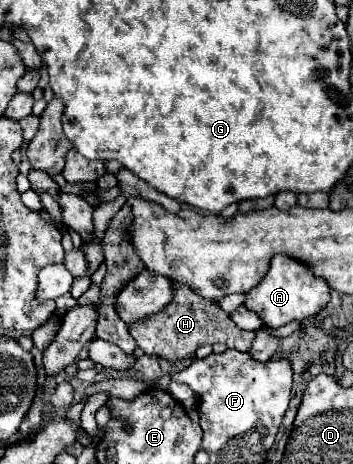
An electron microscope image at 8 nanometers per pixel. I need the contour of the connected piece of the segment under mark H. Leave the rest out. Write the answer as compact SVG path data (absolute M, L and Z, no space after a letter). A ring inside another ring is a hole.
M174 284L172 292L174 292L172 302L164 310L148 316L146 320L130 328L130 334L134 336L136 344L146 354L166 358L168 362L180 362L194 358L194 350L200 348L202 344L216 344L216 342L222 342L228 348L240 352L250 352L254 332L236 328L236 324L232 324L230 314L226 314L218 304L214 304L212 300L204 300L202 296L196 296L196 292L192 292L184 284Z

